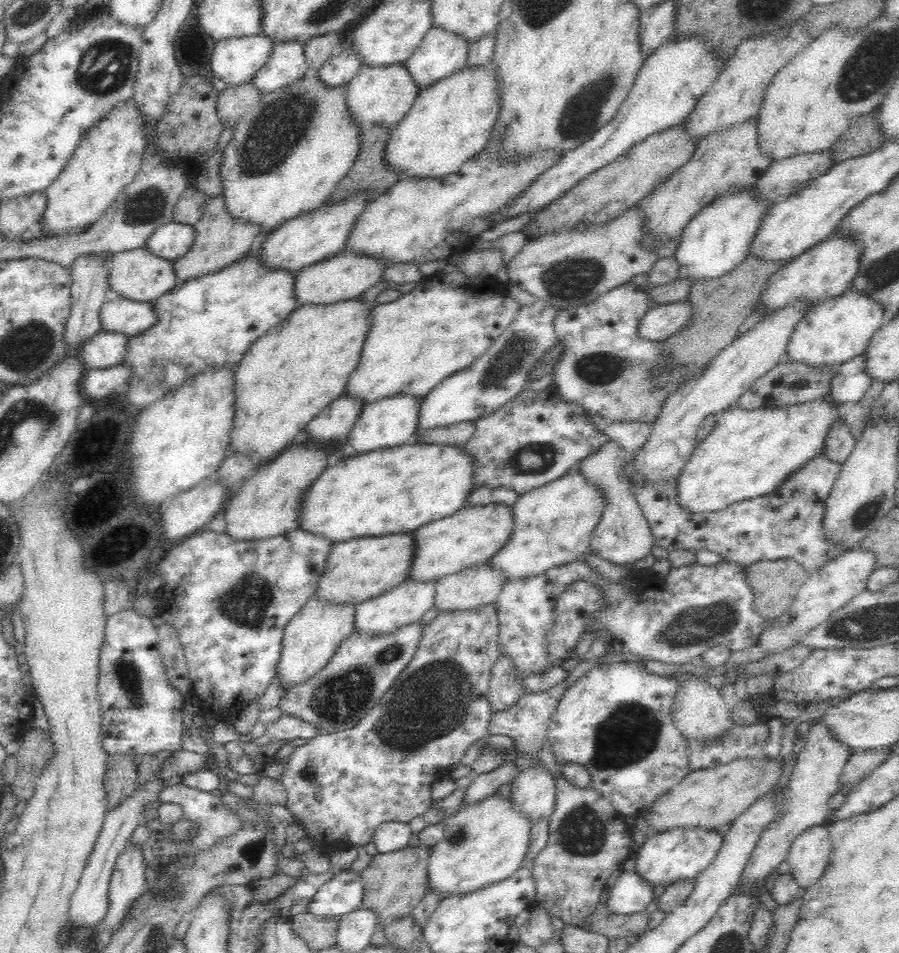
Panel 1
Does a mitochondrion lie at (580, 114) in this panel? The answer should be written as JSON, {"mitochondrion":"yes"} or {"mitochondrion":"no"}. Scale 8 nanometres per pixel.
{"mitochondrion":"yes"}

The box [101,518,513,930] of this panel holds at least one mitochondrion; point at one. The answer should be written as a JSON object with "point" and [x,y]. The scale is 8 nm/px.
{"point":[436,700]}

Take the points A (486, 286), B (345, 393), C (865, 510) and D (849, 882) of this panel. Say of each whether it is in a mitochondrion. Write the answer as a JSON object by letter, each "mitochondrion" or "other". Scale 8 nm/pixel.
{"A":"other","B":"other","C":"mitochondrion","D":"other"}

